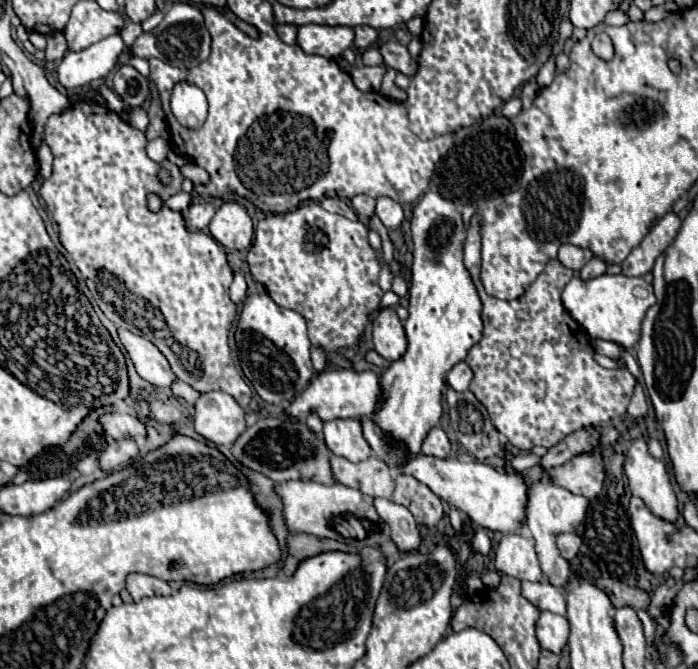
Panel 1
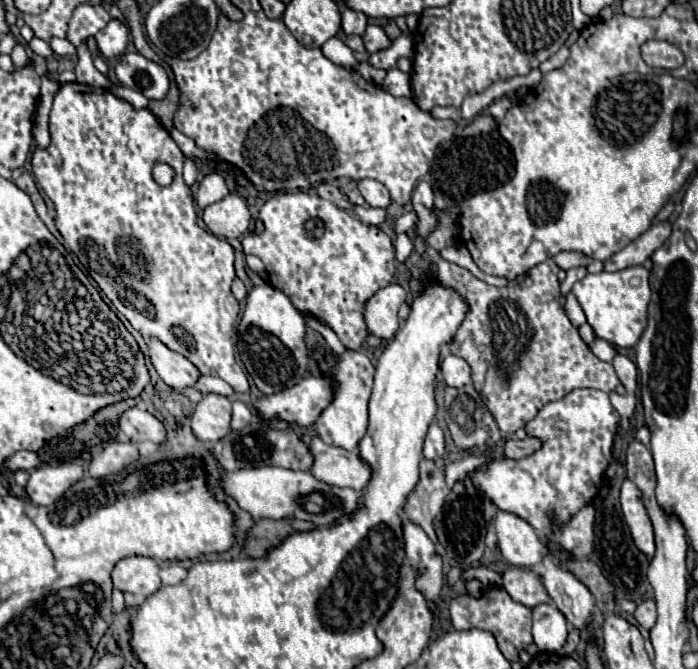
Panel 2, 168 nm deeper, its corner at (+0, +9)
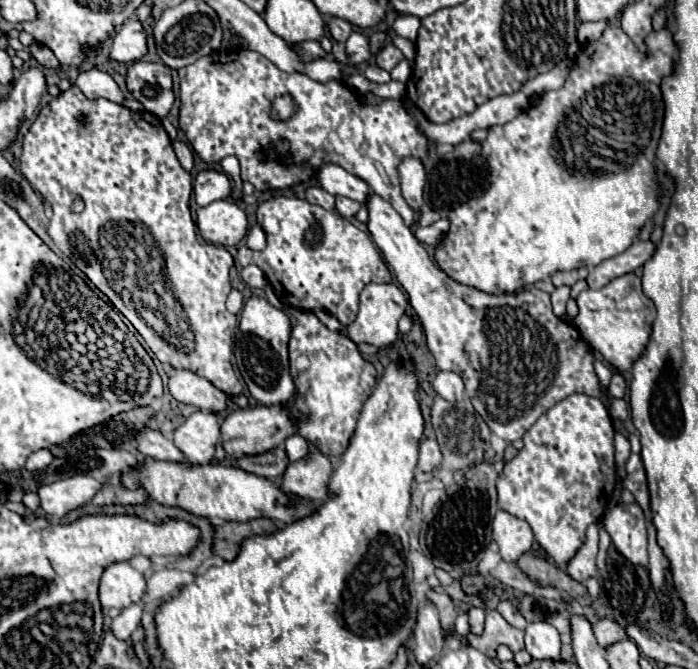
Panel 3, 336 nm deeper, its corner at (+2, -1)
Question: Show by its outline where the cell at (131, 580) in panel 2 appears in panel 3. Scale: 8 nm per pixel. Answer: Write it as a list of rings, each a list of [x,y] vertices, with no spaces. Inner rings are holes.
[[[113,563],[101,575],[99,601],[105,611],[111,607],[125,609],[131,603],[141,601],[143,593],[145,593],[143,573],[139,573],[127,563]]]

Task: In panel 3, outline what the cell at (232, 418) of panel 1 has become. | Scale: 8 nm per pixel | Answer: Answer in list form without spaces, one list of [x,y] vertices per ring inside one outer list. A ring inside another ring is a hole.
[[[195,411],[175,429],[175,445],[193,465],[209,465],[219,441],[219,417],[207,411]]]

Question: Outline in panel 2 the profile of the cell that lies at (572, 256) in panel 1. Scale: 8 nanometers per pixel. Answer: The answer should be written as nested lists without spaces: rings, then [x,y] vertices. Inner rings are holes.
[[[561,251],[561,253],[557,253],[555,257],[555,263],[561,267],[561,269],[571,269],[571,267],[579,267],[579,265],[583,265],[583,261],[585,261],[585,255],[583,253],[577,253],[577,251]]]

